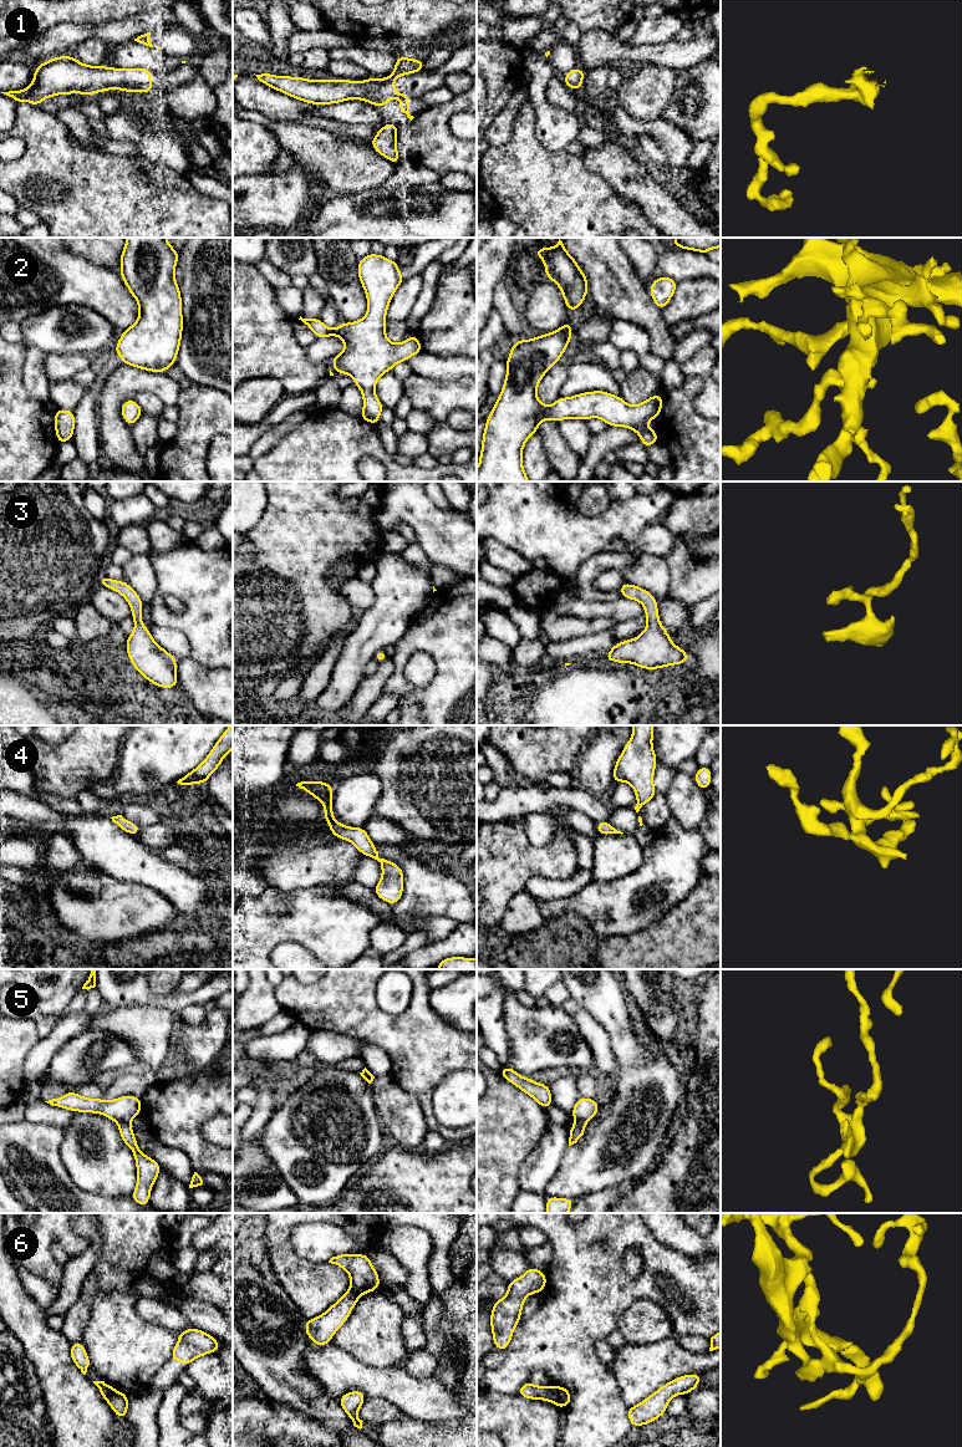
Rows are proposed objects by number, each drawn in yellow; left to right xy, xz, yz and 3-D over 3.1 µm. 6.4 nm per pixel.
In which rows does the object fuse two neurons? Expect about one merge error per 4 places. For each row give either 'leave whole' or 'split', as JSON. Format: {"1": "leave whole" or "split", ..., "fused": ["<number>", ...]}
{"1": "leave whole", "2": "leave whole", "3": "leave whole", "4": "leave whole", "5": "split", "6": "split", "fused": ["5", "6"]}

